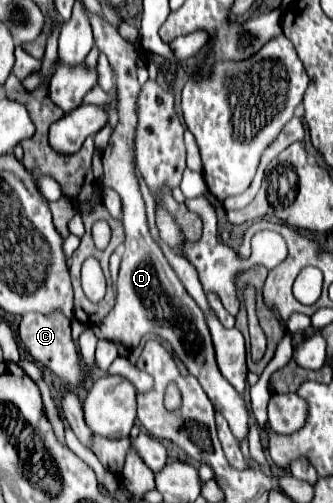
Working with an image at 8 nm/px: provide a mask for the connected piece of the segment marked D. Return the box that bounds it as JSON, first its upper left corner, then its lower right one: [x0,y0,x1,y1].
[91,16,249,440]

